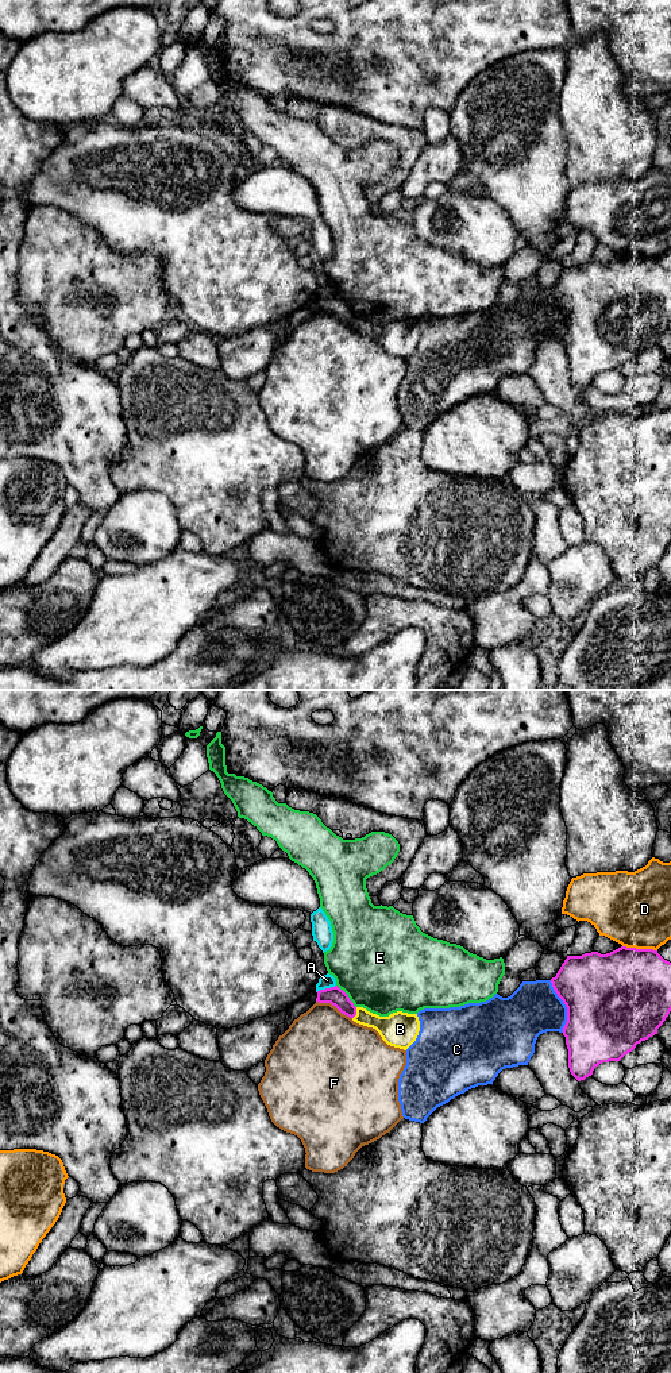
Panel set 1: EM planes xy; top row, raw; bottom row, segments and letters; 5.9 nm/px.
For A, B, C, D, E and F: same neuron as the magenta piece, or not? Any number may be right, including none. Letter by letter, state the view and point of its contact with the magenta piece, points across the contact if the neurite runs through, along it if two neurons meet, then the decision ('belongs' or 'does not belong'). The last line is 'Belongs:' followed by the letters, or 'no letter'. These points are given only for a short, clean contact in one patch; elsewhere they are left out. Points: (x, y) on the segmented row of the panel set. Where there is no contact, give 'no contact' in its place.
A: meets magenta in xy at (326, 988); does not belong
B: meets magenta in xy at (355, 1013); border along xy (357, 1007), (357, 1014), (353, 1018); does not belong
C: meets magenta in xy at (566, 1006); does not belong
D: meets magenta in xy at (640, 949); does not belong
E: meets magenta in xy at (347, 997); does not belong
F: meets magenta in xy at (334, 1005); does not belong
Belongs: no letter

